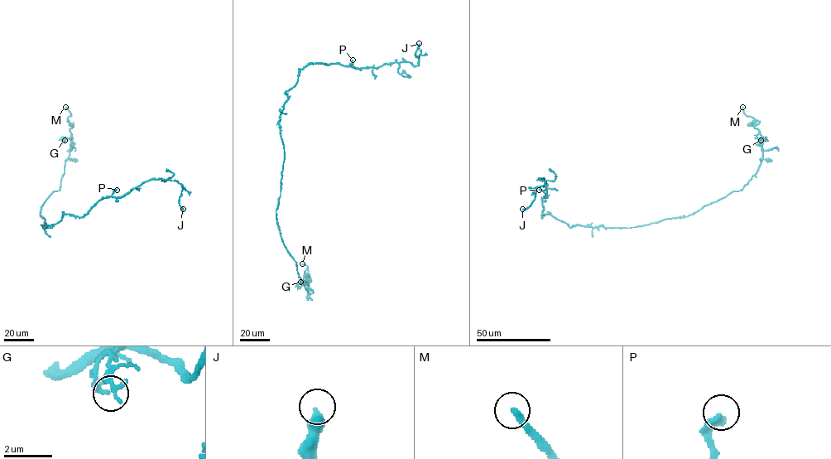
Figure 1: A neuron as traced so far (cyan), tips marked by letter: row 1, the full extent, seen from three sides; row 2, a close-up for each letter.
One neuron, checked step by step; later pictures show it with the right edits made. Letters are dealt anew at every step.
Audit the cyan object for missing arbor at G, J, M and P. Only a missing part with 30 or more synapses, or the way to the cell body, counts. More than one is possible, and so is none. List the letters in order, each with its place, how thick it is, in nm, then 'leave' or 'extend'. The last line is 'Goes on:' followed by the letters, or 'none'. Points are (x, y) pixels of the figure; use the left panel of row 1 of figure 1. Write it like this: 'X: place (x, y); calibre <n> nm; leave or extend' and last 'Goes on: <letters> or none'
G: place (64, 140); calibre 260 nm; leave
J: place (183, 209); calibre 440 nm; leave
M: place (65, 107); calibre 280 nm; extend
P: place (117, 190); calibre 440 nm; leave
Goes on: M

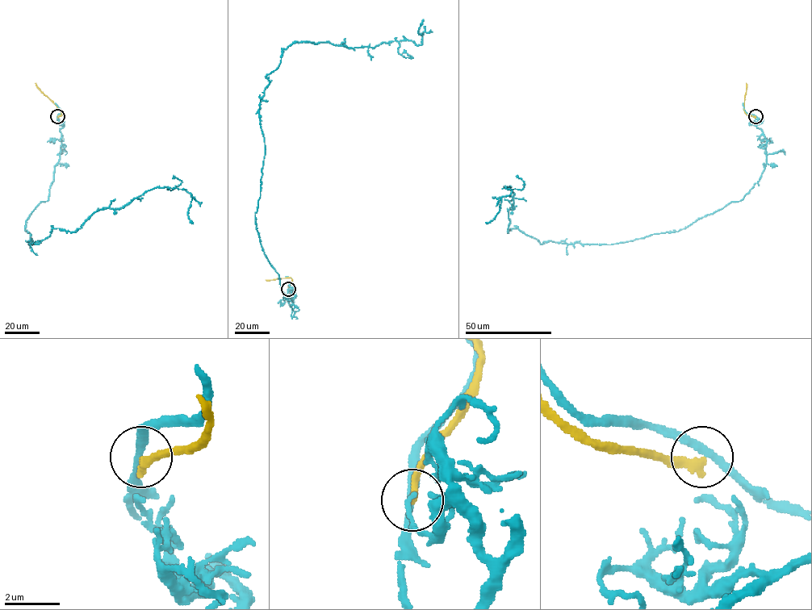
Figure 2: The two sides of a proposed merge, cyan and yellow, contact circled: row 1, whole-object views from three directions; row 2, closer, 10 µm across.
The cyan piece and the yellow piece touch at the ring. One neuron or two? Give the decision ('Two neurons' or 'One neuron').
Two neurons

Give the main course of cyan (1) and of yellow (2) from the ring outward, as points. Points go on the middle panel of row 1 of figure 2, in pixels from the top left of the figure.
1: (287, 289), (287, 296), (295, 291), (290, 300), (256, 226), (266, 76), (295, 42), (420, 45), (423, 18)
2: (287, 289), (292, 279), (290, 277), (265, 280)

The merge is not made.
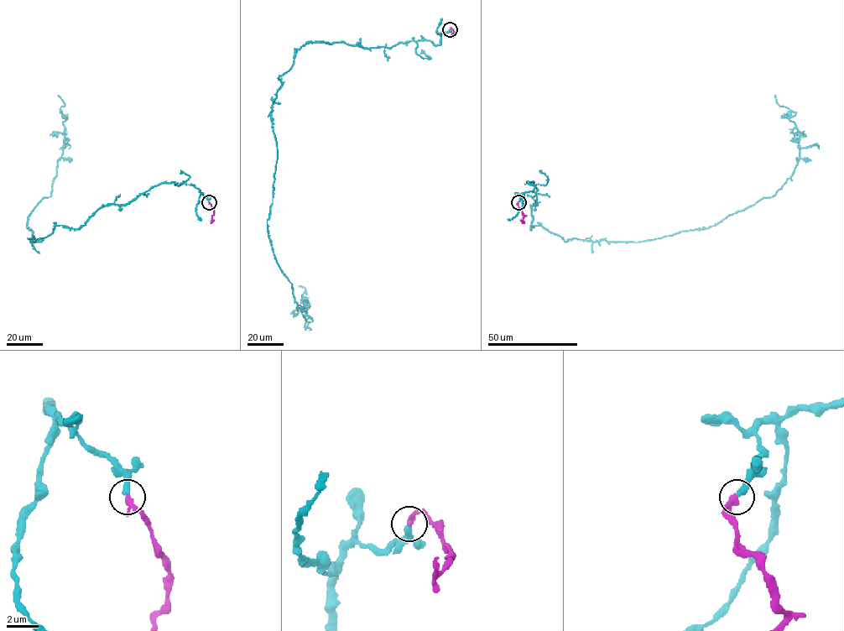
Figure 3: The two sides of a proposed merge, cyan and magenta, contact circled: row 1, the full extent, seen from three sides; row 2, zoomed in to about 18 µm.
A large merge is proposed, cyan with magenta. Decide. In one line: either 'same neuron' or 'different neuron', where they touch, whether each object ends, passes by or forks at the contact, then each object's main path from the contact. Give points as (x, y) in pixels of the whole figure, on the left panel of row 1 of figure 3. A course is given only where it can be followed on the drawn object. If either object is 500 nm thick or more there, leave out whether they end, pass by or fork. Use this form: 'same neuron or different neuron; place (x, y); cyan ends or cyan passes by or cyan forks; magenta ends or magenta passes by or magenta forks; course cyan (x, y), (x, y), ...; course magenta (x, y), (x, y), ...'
same neuron; place (209, 202); cyan ends; magenta ends; course cyan (209, 202), (191, 185), (160, 183), (31, 242), (28, 217), (50, 195), (64, 143), (58, 95); course magenta (209, 202), (213, 211), (210, 223)

